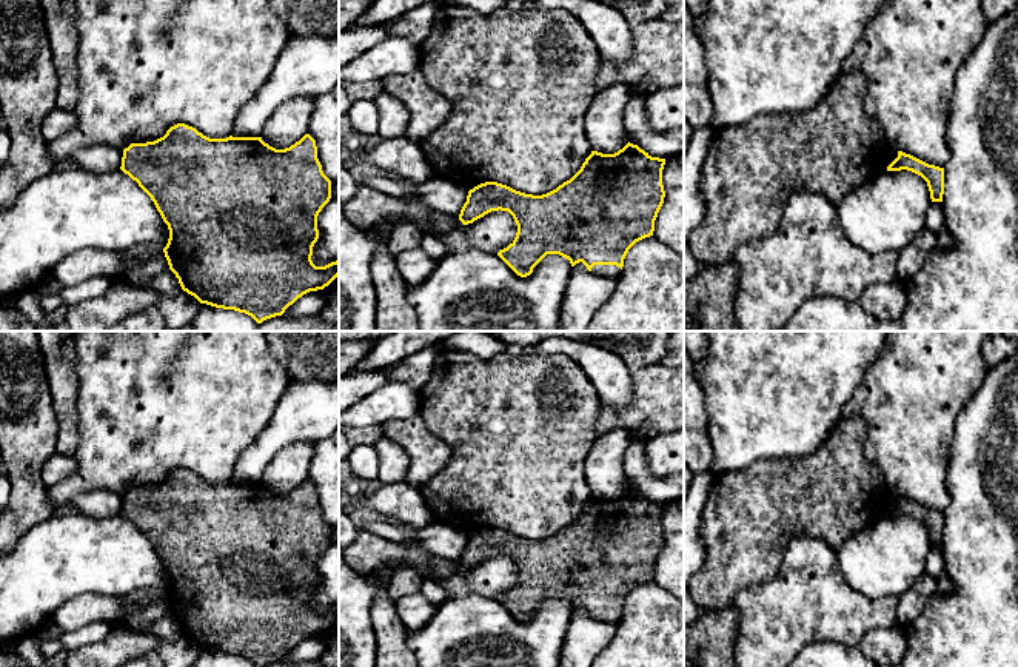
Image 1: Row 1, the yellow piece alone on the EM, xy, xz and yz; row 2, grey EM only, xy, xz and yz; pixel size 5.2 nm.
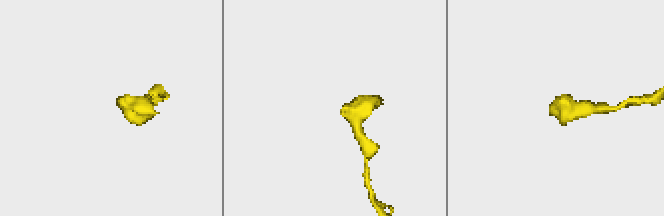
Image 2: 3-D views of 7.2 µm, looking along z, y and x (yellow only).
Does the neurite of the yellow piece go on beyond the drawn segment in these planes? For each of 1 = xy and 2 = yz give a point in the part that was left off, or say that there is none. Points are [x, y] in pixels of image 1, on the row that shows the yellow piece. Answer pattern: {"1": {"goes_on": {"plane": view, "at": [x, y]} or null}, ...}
{"1": {"goes_on": null}, "2": {"goes_on": null}}

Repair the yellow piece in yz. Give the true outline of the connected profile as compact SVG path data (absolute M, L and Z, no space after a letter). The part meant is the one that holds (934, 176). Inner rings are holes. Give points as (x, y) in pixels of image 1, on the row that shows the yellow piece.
M898 151L898 157L887 166L887 171L907 169L921 176L929 186L932 202L943 202L944 168L929 165L910 154Z

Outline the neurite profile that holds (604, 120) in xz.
M611 83L596 91L585 114L585 136L593 151L614 154L628 143L624 126L624 109L631 91L624 83Z

